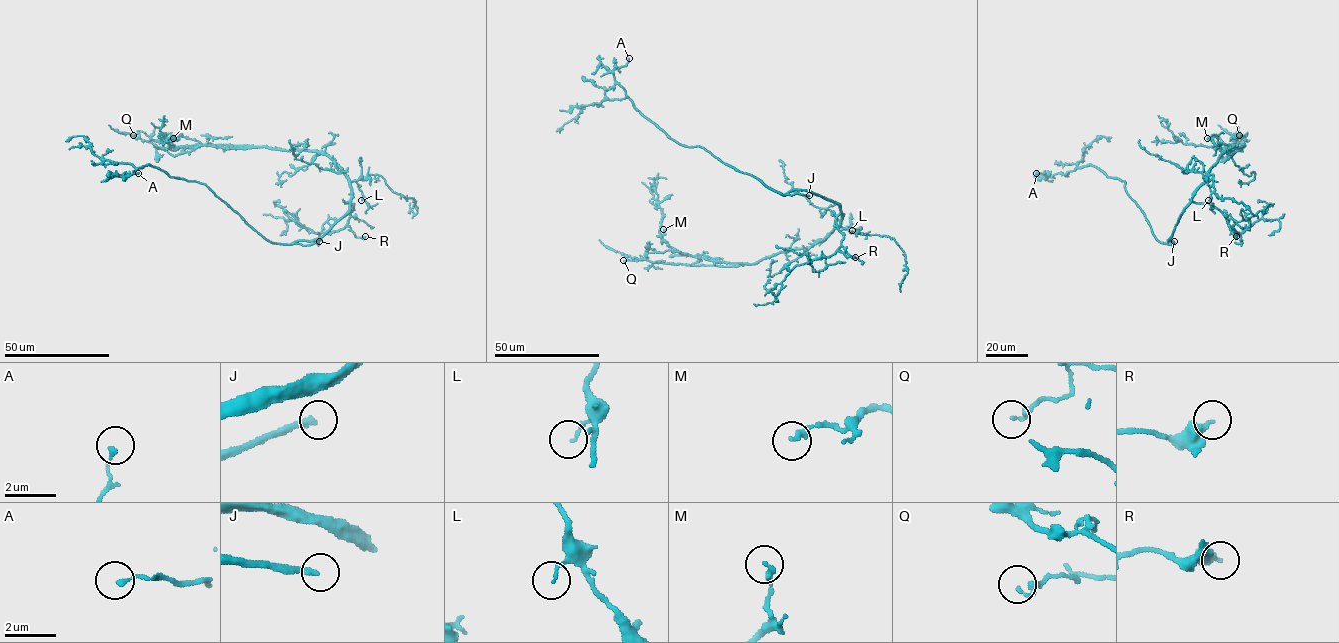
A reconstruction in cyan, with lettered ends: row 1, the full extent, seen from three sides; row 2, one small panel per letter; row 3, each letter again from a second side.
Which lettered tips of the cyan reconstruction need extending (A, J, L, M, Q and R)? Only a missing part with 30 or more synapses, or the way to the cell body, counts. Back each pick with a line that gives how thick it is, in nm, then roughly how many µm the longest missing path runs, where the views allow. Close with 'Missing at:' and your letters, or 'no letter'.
J: Thickness 240 nm. Missing length about 70 µm
Missing at: J

